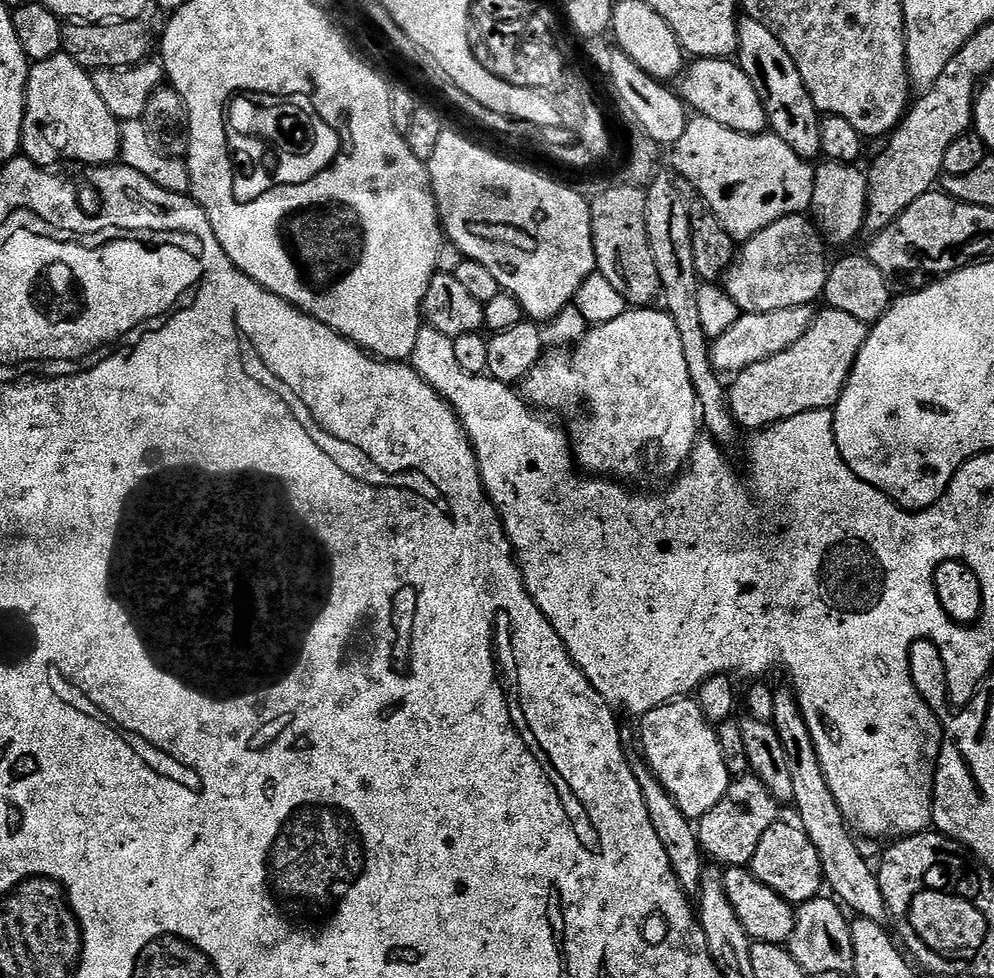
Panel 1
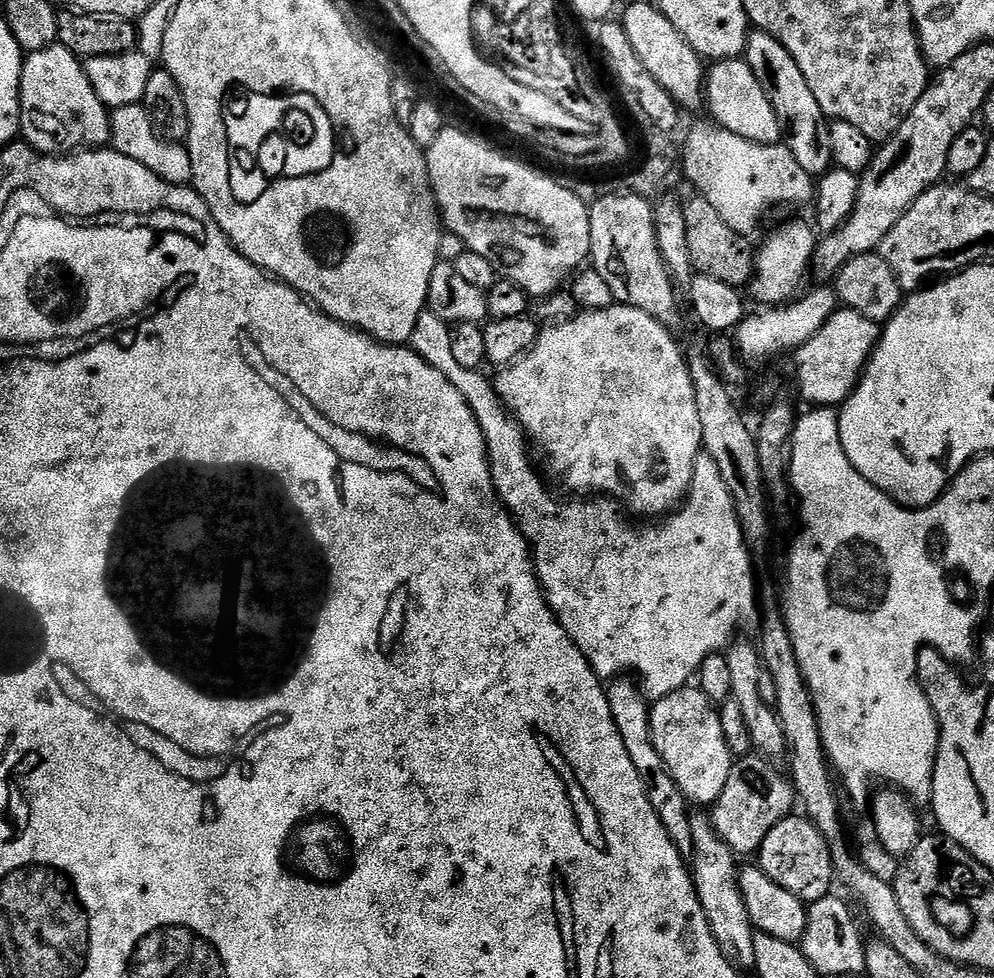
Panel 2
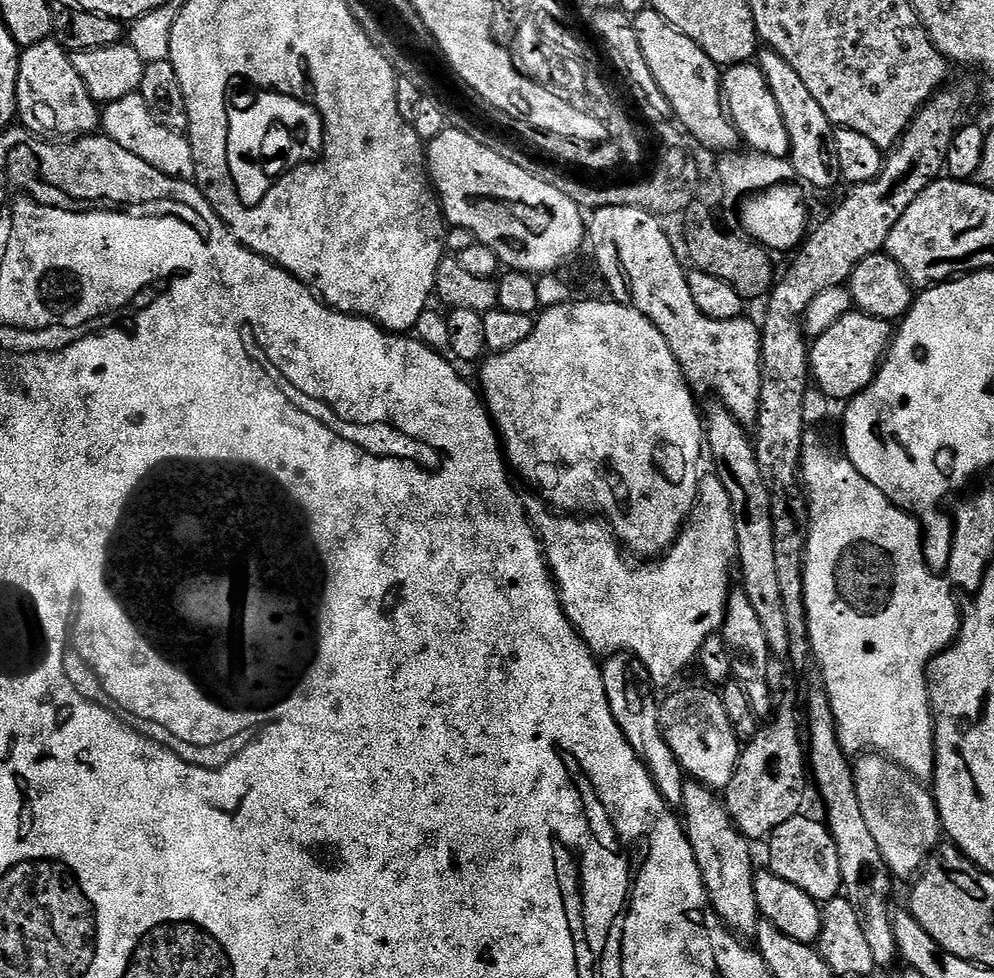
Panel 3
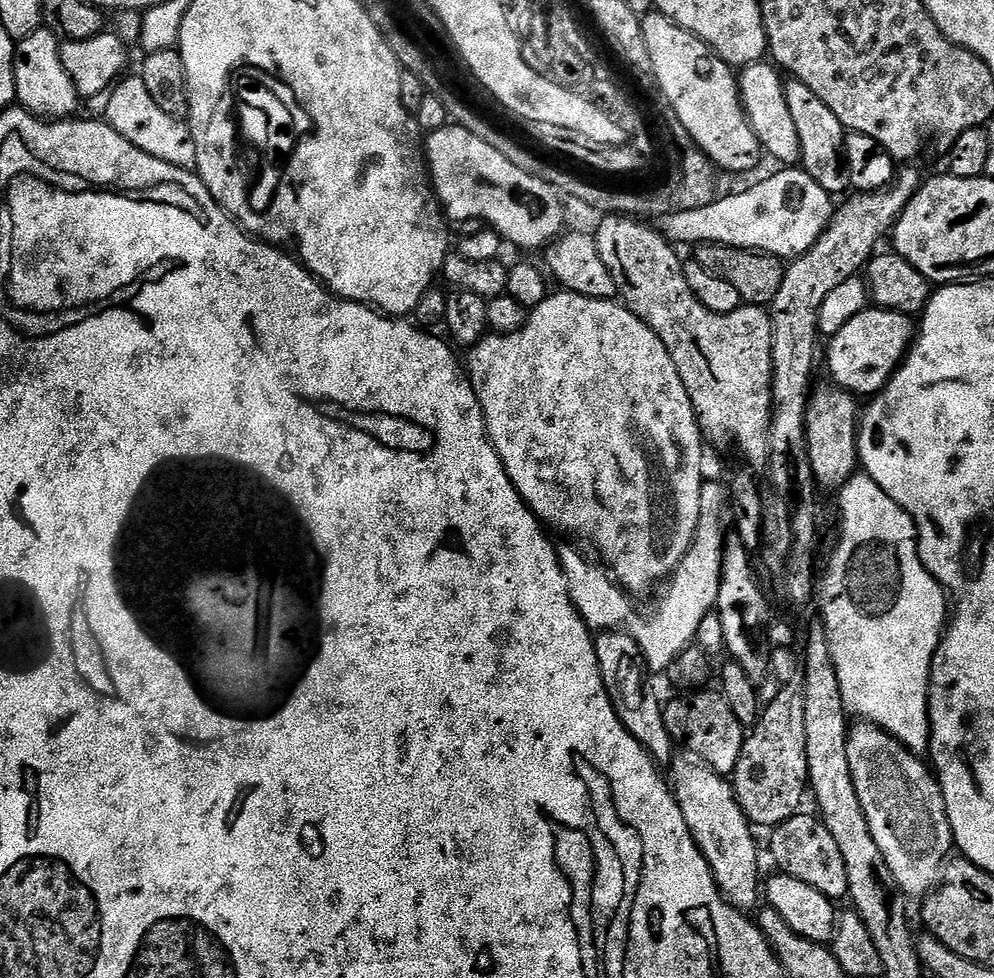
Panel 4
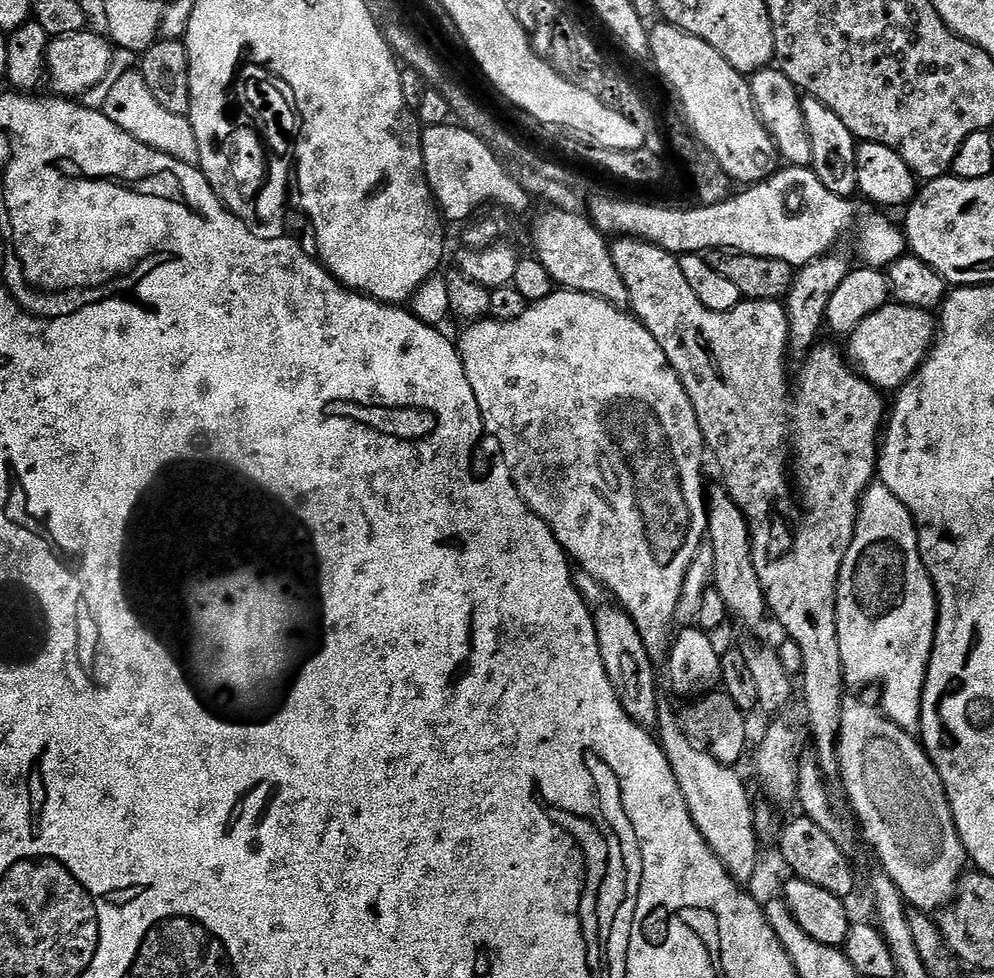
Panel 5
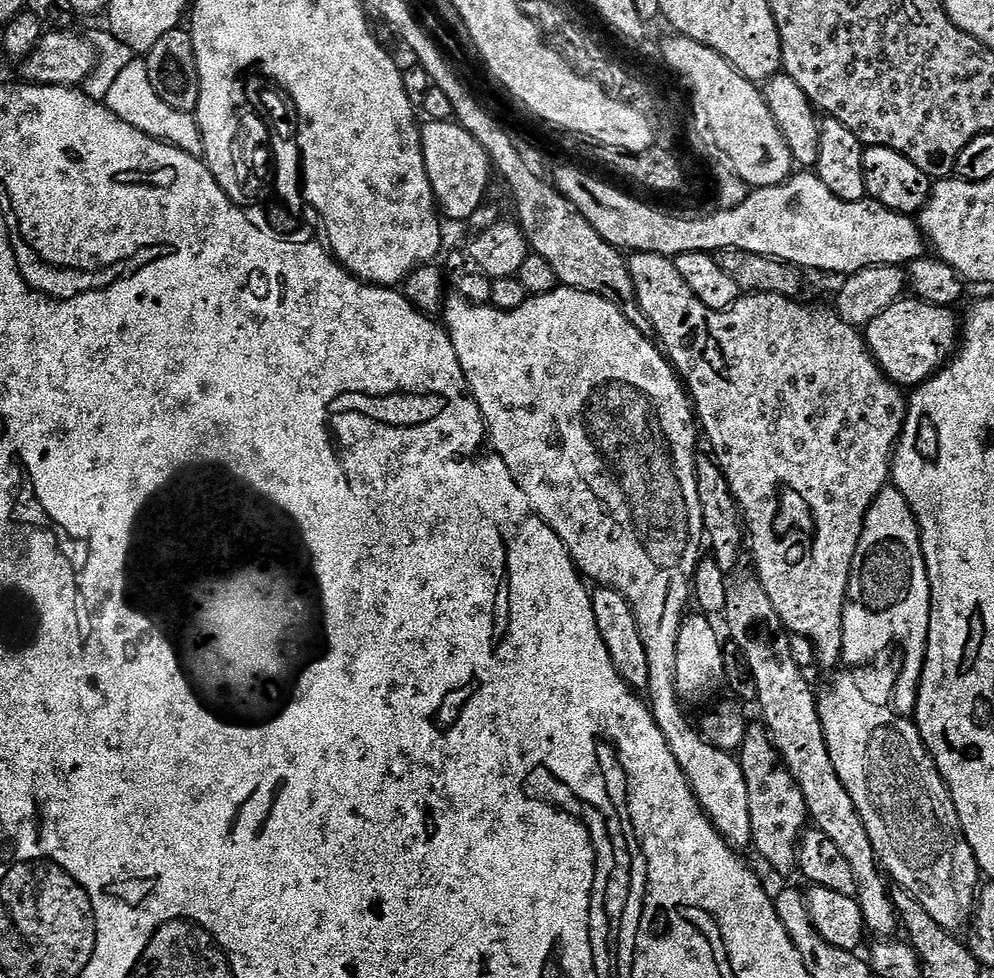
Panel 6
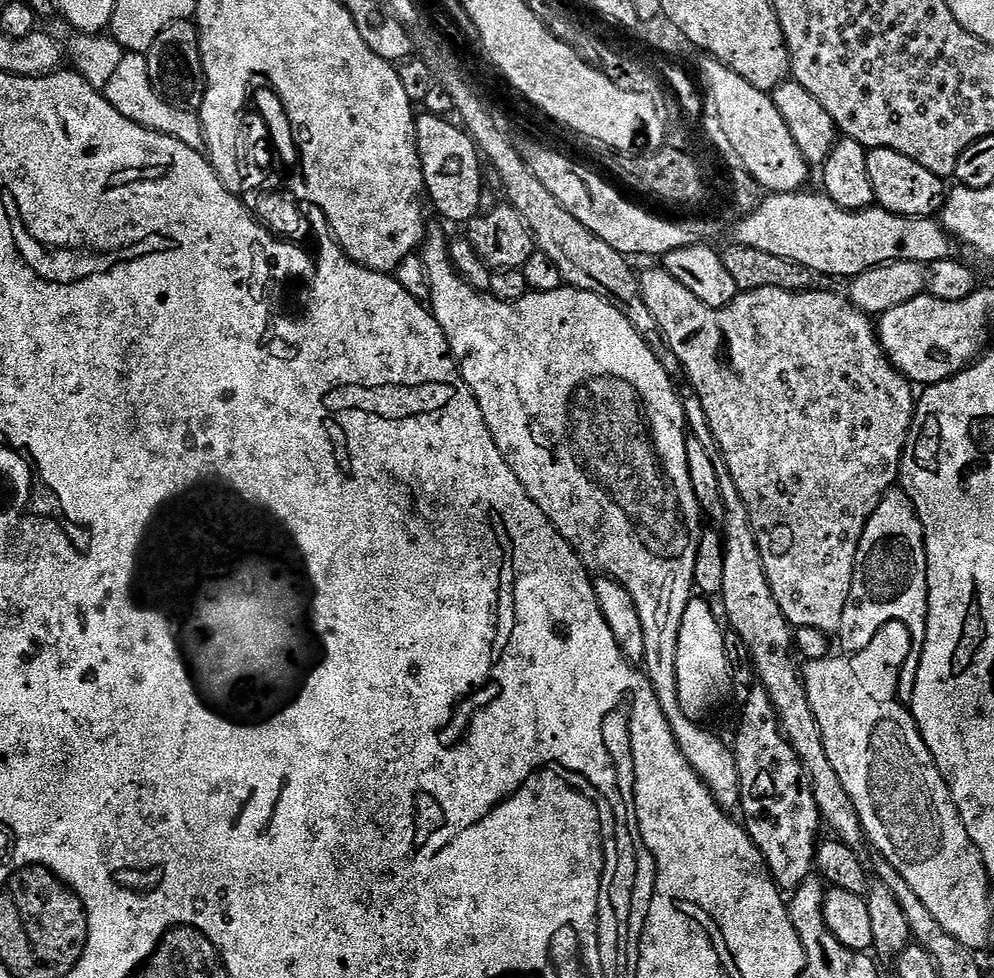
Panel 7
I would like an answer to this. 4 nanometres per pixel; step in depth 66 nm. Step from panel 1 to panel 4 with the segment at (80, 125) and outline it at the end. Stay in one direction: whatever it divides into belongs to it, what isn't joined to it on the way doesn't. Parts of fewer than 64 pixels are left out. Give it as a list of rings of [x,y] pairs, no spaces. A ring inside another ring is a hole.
[[[47,26],[34,30],[26,38],[15,41],[14,82],[16,83],[16,100],[19,107],[25,108],[41,120],[66,120],[77,115],[82,98],[60,57],[61,41],[56,33]]]

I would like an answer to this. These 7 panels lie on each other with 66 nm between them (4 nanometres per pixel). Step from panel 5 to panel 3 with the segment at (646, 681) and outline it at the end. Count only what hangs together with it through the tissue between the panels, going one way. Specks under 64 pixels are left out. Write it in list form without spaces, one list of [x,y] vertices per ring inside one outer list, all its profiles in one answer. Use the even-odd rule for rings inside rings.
[[[613,654],[603,661],[602,671],[606,698],[610,702],[610,714],[614,714],[614,722],[618,722],[618,730],[622,730],[634,754],[648,768],[658,794],[662,794],[669,808],[676,810],[684,802],[686,773],[674,758],[660,729],[660,704],[657,701],[643,700],[639,690],[636,689],[636,672],[632,669],[632,664],[634,665],[633,657],[628,654]]]

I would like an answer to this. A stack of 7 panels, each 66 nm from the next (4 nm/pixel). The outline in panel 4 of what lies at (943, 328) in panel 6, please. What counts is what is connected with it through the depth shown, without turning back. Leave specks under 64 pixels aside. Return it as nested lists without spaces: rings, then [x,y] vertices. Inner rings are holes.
[[[877,306],[863,308],[838,334],[828,341],[828,372],[831,383],[845,388],[857,398],[871,398],[890,382],[897,368],[904,362],[908,349],[912,347],[917,325],[913,317]]]

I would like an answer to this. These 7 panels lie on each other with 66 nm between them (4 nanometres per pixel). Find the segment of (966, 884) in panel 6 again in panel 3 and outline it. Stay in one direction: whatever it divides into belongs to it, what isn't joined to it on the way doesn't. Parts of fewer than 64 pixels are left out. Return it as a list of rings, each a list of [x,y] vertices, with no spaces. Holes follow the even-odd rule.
[[[879,752],[861,755],[855,761],[854,771],[858,802],[862,802],[862,814],[866,818],[866,827],[870,830],[870,835],[874,837],[874,842],[878,842],[878,850],[882,850],[882,858],[888,865],[889,872],[896,878],[900,878],[900,876],[915,877],[942,840],[940,812],[936,808],[935,795],[929,789],[927,792],[924,789],[927,787],[921,781],[913,778],[905,768],[892,763]]]

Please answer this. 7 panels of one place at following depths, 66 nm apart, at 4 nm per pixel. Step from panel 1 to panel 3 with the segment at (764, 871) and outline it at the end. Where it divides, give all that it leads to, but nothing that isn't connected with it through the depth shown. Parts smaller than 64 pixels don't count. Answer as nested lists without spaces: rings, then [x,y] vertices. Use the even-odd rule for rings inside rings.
[[[796,815],[771,832],[766,840],[768,845],[766,868],[778,878],[798,886],[798,890],[810,894],[810,898],[827,902],[841,895],[844,886],[842,862],[838,862],[838,846],[834,846],[834,838],[827,823],[819,819],[811,820],[806,815]]]

